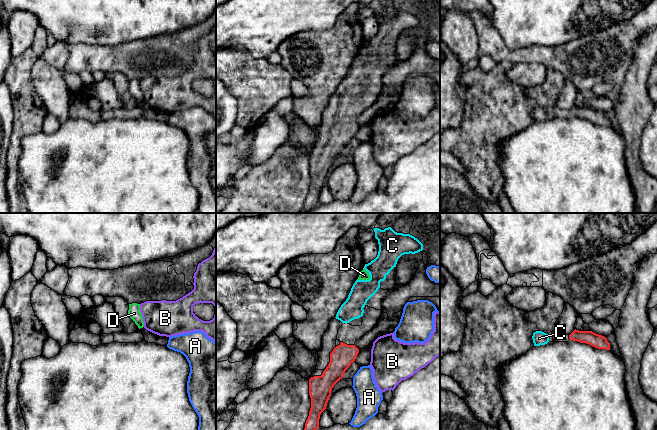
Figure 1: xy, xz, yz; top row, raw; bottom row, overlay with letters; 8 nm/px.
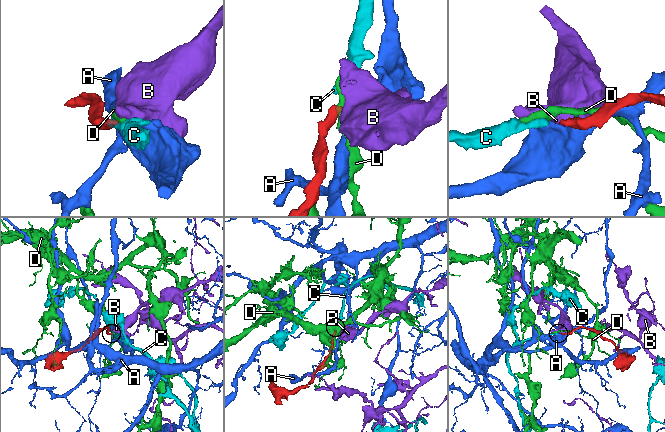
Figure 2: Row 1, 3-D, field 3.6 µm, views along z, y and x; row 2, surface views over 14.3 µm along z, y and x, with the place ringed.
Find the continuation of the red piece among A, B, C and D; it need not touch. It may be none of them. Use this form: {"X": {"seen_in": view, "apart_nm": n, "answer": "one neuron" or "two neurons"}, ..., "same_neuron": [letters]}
{"A": {"seen_in": "xz", "apart_nm": 70, "answer": "two neurons"}, "B": {"seen_in": "xz", "apart_nm": 100, "answer": "two neurons"}, "C": {"seen_in": "xz", "apart_nm": 150, "answer": "one neuron"}, "D": {"seen_in": "xz", "apart_nm": 500, "answer": "two neurons"}, "same_neuron": ["C"]}

